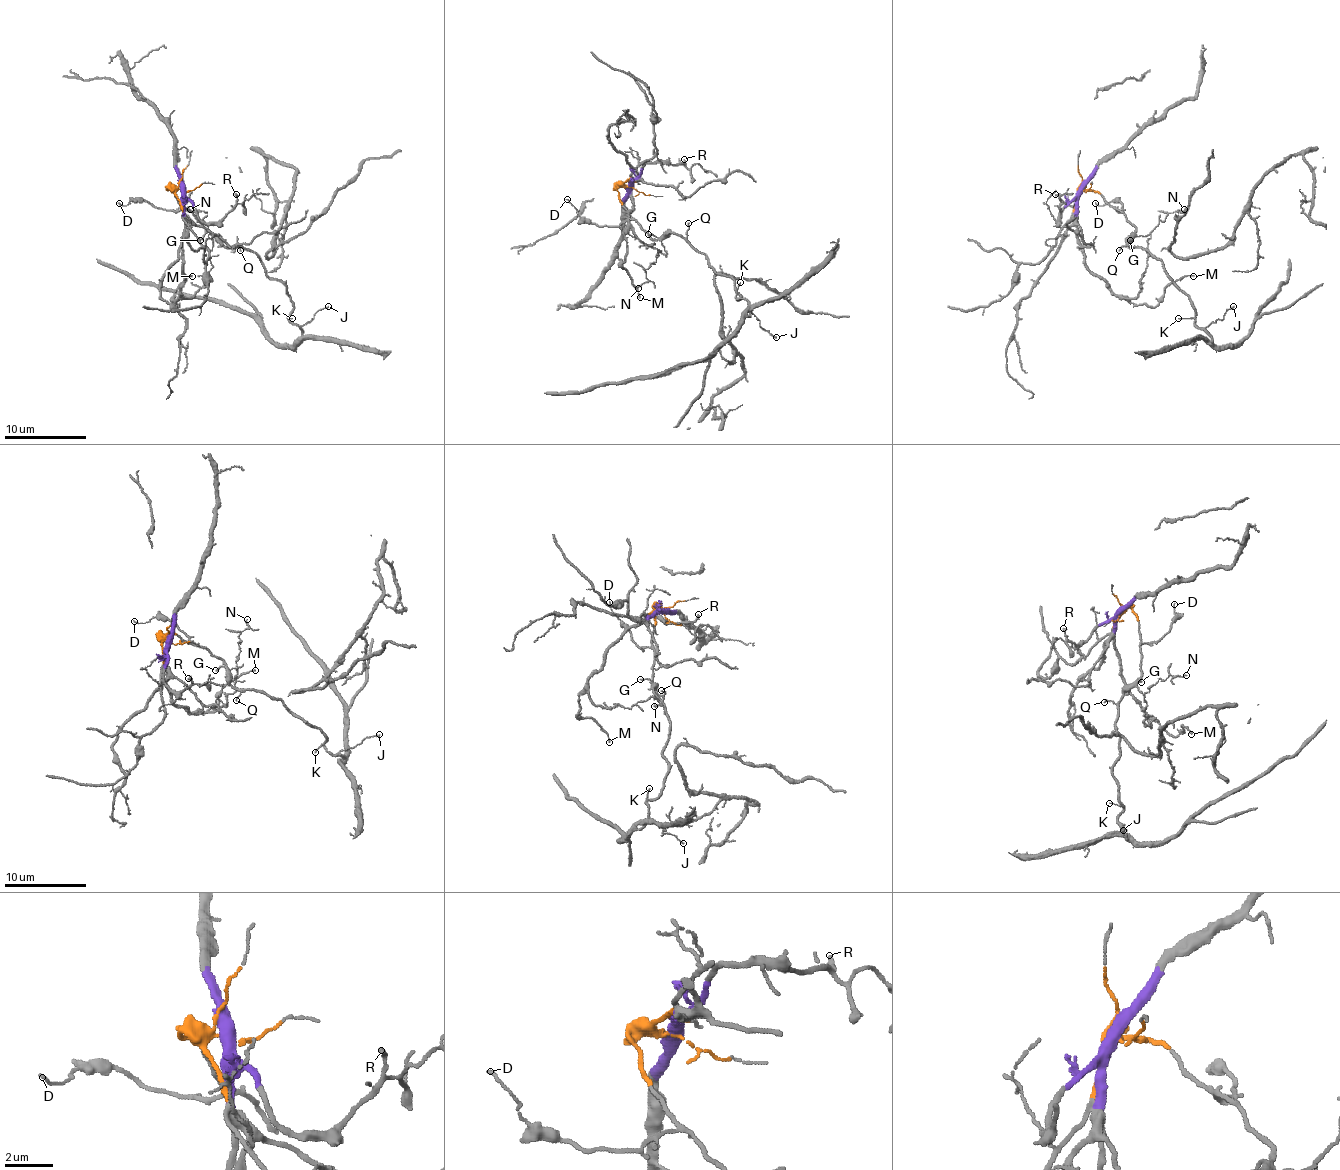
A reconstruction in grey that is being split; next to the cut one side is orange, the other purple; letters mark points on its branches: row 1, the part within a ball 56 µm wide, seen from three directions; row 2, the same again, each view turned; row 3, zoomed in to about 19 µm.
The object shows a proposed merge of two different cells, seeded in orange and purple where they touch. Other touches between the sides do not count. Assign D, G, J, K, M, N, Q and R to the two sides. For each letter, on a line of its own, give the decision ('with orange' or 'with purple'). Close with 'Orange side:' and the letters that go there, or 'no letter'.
D: with orange
G: with orange
J: with orange
K: with orange
M: with purple
N: with purple
Q: with orange
R: with purple
Orange side: D, G, J, K, Q

